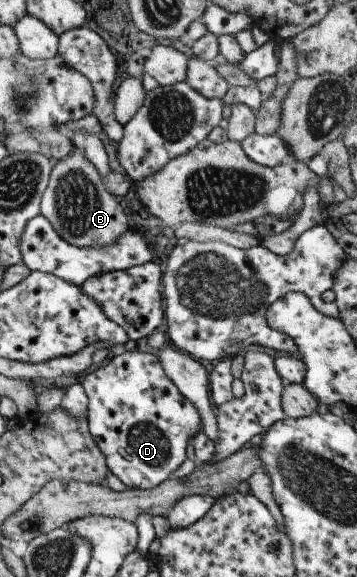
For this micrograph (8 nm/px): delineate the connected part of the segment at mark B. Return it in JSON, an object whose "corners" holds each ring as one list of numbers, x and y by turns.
{"corners":[[77,149,67,158,54,162,39,211,66,243,78,248,110,247,131,228,122,203,109,193,96,167]]}

